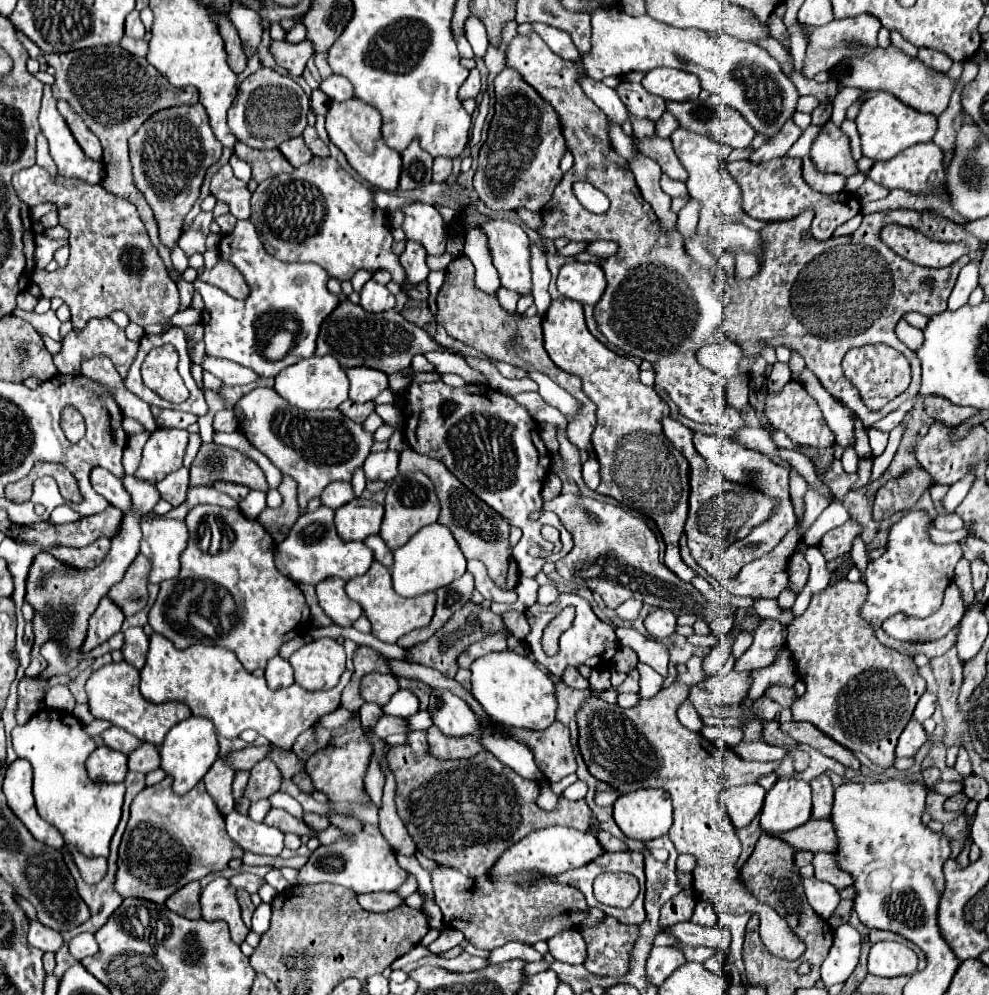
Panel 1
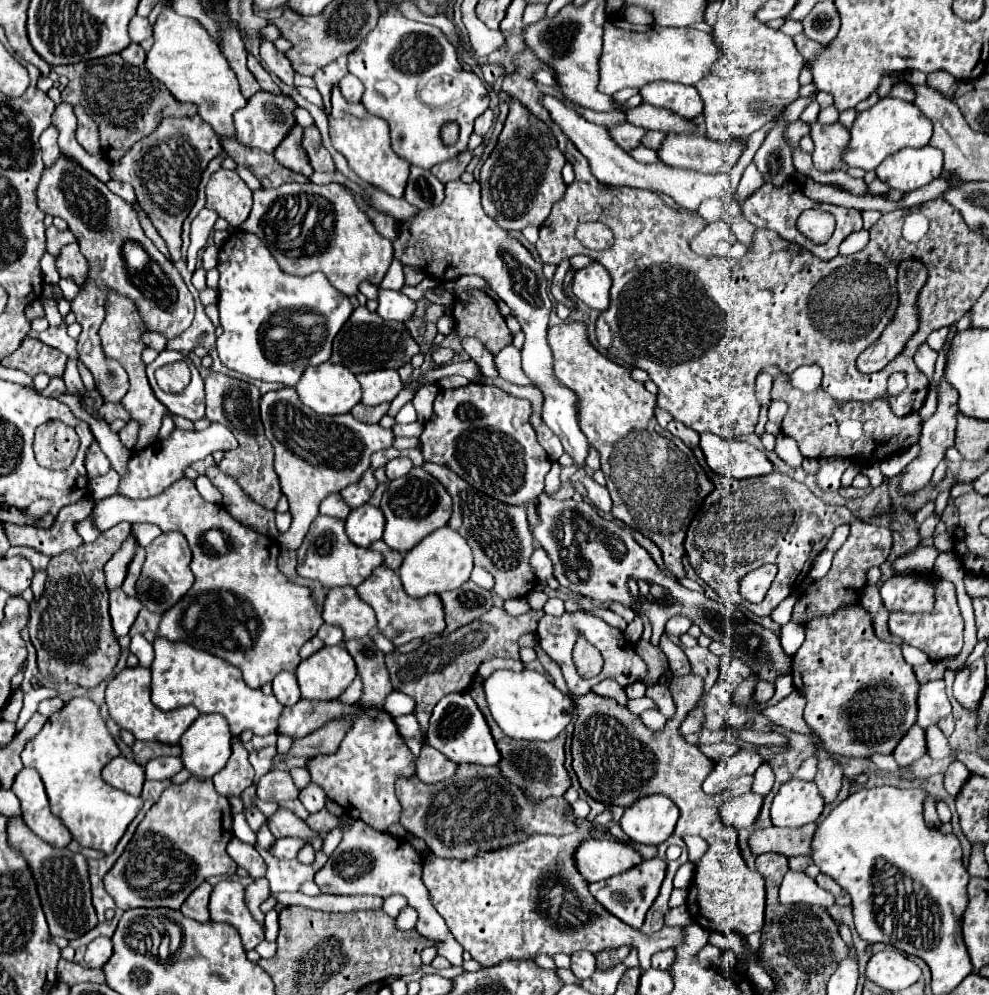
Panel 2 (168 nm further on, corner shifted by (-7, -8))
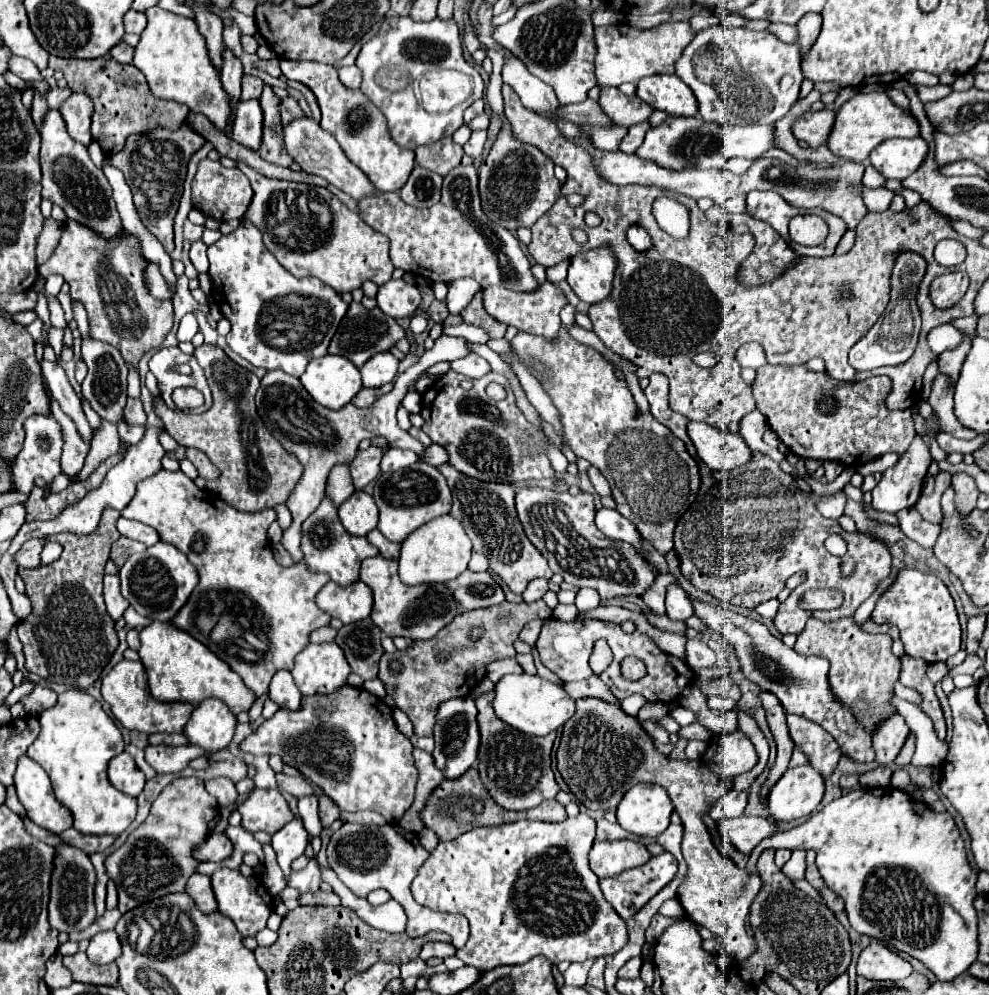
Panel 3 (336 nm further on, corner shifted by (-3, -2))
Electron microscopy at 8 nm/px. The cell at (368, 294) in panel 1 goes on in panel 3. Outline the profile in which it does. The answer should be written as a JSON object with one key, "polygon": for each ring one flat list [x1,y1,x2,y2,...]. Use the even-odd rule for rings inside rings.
{"polygon":[[390,280,378,288,376,294,378,308,384,310,384,314,390,314,392,318,406,318,414,316,420,304,420,292,416,284,410,284,406,280]]}

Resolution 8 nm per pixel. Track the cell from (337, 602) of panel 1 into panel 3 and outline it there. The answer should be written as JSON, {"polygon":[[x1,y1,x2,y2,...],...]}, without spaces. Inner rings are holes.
{"polygon":[[360,580,346,588,338,586,336,582,328,582,316,594,316,604,320,610,328,612,332,618,342,620,344,624,352,624,370,616,372,590]]}

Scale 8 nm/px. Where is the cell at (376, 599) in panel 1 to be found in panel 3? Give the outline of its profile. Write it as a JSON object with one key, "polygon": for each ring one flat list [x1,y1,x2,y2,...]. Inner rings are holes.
{"polygon":[[382,556,366,558,360,568,360,580,374,592,374,608,370,618,390,638,402,636,410,640,430,640,458,616,458,604,446,584,406,586,398,578,398,560]]}

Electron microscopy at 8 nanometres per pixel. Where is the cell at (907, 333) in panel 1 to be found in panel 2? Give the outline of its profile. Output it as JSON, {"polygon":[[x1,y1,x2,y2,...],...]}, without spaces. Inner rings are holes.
{"polygon":[[926,342,920,344,920,346,918,346,918,352,914,354,914,362,916,362,916,366,930,378,930,382,932,382,932,372,934,372,936,358,938,358,938,352,934,352]]}

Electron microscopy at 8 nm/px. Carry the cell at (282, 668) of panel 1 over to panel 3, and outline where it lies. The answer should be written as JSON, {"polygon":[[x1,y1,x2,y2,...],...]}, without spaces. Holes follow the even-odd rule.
{"polygon":[[280,670,274,674,272,682,270,682,270,692,268,698,274,700,280,708,288,708,288,710,298,710,300,706,300,690,294,684,294,678,288,670]]}

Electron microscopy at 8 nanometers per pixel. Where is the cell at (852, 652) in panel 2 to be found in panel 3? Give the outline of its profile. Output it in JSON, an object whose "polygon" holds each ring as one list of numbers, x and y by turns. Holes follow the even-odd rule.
{"polygon":[[810,618,794,650,802,656,828,656,830,660,830,688,838,700,846,702,866,732,872,732,876,724,884,718,890,718,894,710,890,708,892,684,900,674,900,660,892,654,892,638,886,634,866,634,858,628,854,618,840,618,836,622,820,622]]}

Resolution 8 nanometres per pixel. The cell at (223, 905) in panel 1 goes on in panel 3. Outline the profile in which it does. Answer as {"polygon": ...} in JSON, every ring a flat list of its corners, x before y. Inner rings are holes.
{"polygon":[[218,868,210,878,212,878,212,890,218,900,218,910,236,924,242,936,256,936,258,930,266,928,266,920,272,914,272,896,262,886,258,874,252,874,250,878,246,878,238,870]]}

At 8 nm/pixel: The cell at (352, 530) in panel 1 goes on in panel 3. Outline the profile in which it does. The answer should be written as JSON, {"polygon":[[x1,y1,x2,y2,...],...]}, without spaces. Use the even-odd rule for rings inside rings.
{"polygon":[[356,490,340,508,340,520,344,528,354,536,366,536,370,530,376,528,378,522,378,508,374,498,362,490]]}

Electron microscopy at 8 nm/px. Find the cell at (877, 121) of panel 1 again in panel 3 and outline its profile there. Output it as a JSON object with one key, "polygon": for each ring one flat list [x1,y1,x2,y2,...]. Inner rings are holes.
{"polygon":[[870,92,870,94,856,94,848,102,840,106,836,112,834,126,828,136,828,148,832,154,852,160,852,162,864,162,870,152,888,138,916,138,920,134,918,122,912,114,898,108,886,92]]}

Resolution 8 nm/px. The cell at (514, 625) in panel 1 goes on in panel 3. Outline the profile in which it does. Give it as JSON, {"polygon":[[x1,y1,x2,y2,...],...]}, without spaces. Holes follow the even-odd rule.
{"polygon":[[580,698,576,700,576,714,574,718,570,718,570,722,566,722,566,726,562,728,562,738,560,738,560,748,556,752,558,758,558,772,562,774,564,782,568,784,570,792,578,798,580,804,584,804,588,810,612,810,618,806,618,802,622,800,622,796,626,794,628,788,636,786,638,782,650,782,650,784,658,784,662,788,666,788,674,810,680,814,682,826,684,826,684,838,682,838,682,854,684,860,688,864,688,878,684,880,684,884,678,890,678,900,686,910,686,916,708,928,716,940,720,940,722,944,728,946,728,954,734,956,738,962,744,962,746,958,750,958,756,950,756,942,754,938,748,936,746,932,746,920,748,920,748,908,754,900,754,896,760,890,760,878,758,876,748,876,746,870,740,870,730,858,724,858,712,844,712,838,702,822,702,816,710,812,710,806,722,796,726,794,732,784,728,780,722,780,708,770,704,764,696,762,696,760,670,760,668,756,662,756,656,748,654,742,648,738,648,734,644,732,644,728,640,726,640,722,636,718,626,716,620,706,604,702,600,698]]}

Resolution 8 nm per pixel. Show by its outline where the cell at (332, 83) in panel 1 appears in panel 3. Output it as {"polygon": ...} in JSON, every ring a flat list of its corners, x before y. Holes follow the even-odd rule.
{"polygon":[[344,66,344,68,338,68,338,76,340,76,340,82,348,88,360,88,360,82,362,82,362,72,358,70,358,66]]}

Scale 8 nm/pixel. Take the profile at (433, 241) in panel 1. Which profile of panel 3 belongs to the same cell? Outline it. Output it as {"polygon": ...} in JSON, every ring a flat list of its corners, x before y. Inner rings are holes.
{"polygon":[[302,116,302,118,292,120,290,124,284,124,284,144,286,144,286,150,288,150,290,158,300,166,302,172,322,176,324,180,328,180,338,190,350,194,354,200,360,200,362,196,368,196,368,194,376,192,376,188,372,186,368,176,346,158,344,150,336,142,336,138,330,136,326,130,322,130,320,124,314,122,312,118]]}

